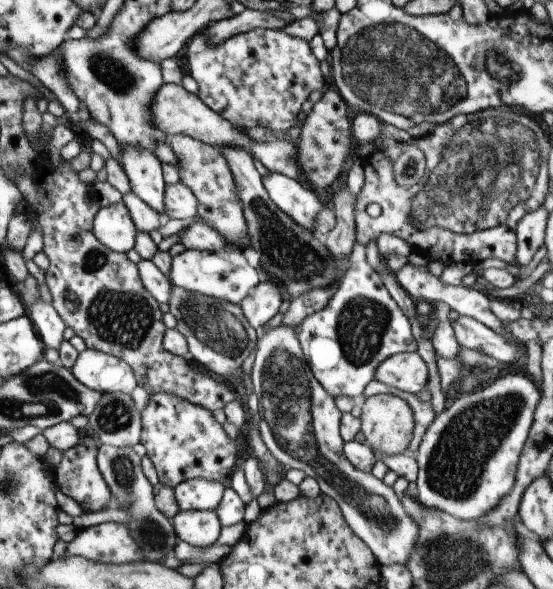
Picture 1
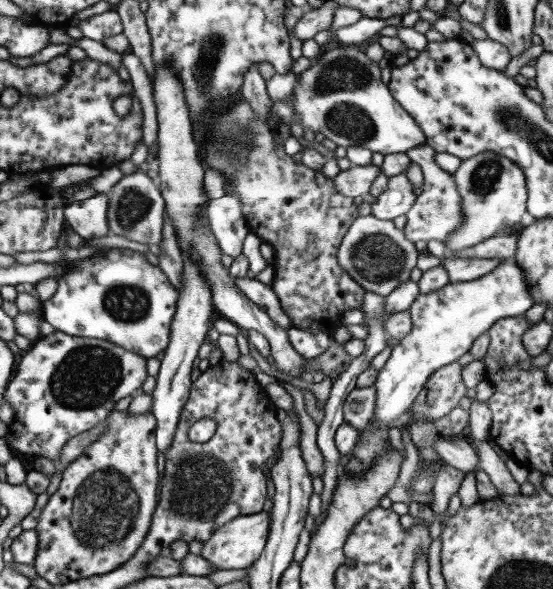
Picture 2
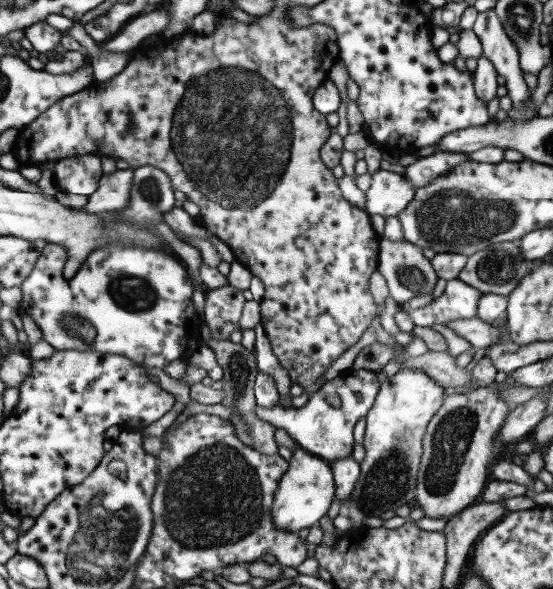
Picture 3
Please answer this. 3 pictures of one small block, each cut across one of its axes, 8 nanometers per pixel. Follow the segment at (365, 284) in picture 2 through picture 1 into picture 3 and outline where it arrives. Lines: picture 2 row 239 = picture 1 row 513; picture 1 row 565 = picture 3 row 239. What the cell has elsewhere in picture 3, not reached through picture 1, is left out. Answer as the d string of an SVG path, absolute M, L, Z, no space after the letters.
M380 237L380 246L378 251L378 266L380 274L385 279L392 300L395 300L399 307L411 298L432 293L438 280L438 276L431 260L424 257L423 248L417 244L412 244L406 239L402 241L392 241L386 237Z

